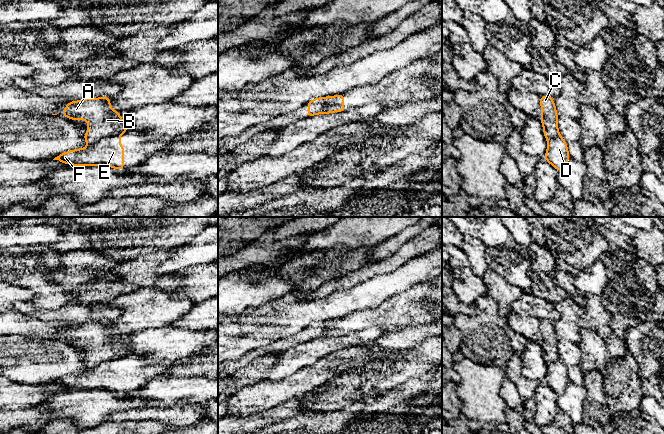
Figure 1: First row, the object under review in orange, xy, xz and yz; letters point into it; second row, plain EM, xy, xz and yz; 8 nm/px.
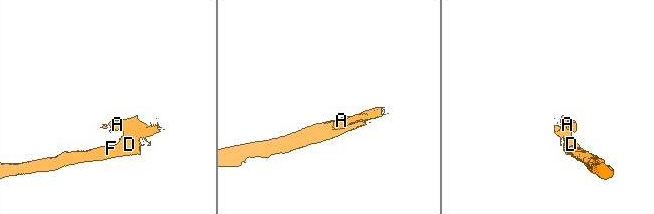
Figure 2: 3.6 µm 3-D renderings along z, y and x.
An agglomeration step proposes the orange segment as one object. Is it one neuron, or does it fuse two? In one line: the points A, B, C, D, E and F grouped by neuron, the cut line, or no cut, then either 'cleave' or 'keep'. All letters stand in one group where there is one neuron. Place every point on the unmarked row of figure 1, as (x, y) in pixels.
groups A B C / D E F; cut xy (120, 357), (103, 360), (89, 369); cleave

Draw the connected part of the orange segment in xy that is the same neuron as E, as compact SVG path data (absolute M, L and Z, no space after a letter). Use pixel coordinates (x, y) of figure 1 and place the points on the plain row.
M120 359L106 360L86 372L64 376L53 384L59 384L73 390L105 389L118 394L124 393L124 371L120 368Z

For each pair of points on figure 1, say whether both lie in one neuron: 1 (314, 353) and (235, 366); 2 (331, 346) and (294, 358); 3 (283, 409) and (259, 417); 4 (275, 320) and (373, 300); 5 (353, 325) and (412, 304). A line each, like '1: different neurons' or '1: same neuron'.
1: different neurons
2: same neuron
3: same neuron
4: same neuron
5: same neuron

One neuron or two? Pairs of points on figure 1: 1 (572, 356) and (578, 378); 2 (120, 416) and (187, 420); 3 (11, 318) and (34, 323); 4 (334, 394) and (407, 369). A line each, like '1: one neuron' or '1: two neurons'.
1: one neuron
2: one neuron
3: one neuron
4: one neuron

